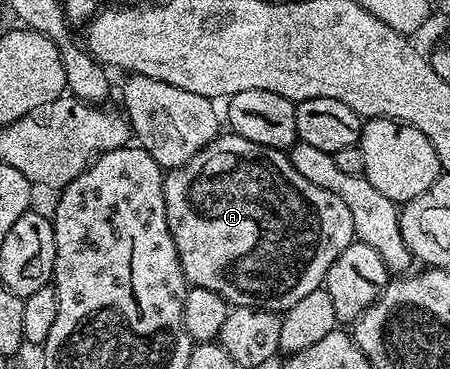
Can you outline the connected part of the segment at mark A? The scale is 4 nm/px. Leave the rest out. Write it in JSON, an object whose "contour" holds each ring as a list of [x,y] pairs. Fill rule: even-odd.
{"contour":[[[233,131],[223,132],[182,166],[169,170],[162,186],[168,227],[187,282],[220,295],[230,307],[285,313],[304,295],[323,288],[328,267],[356,239],[354,217],[338,193],[308,183],[283,150],[252,143]]]}

